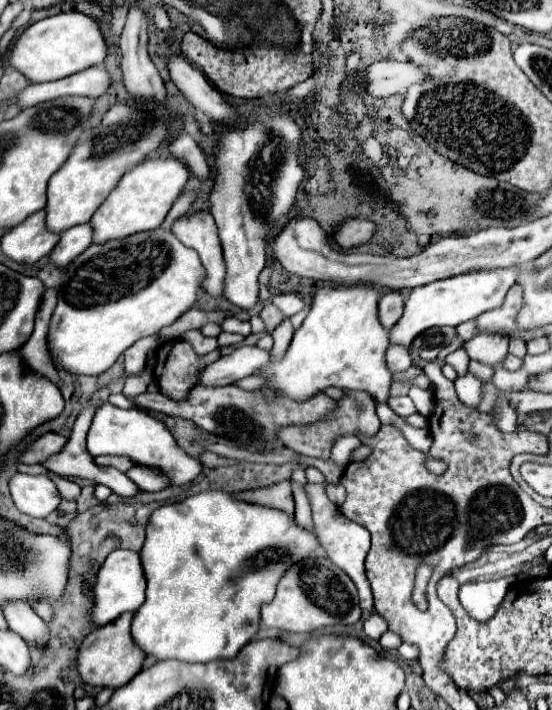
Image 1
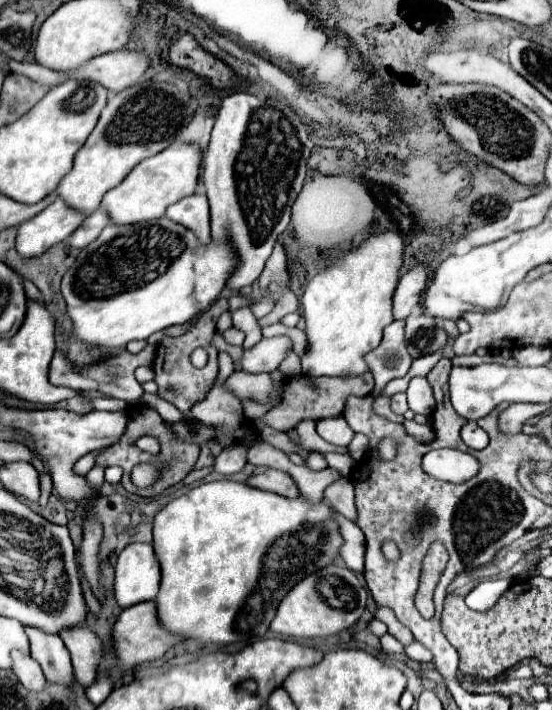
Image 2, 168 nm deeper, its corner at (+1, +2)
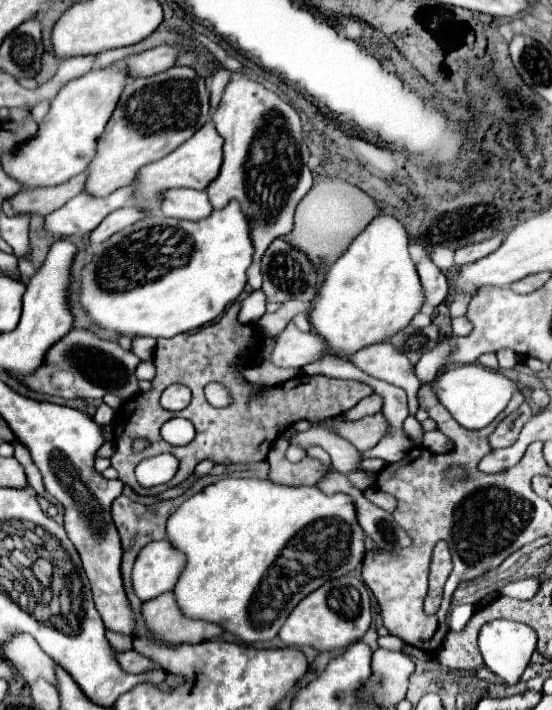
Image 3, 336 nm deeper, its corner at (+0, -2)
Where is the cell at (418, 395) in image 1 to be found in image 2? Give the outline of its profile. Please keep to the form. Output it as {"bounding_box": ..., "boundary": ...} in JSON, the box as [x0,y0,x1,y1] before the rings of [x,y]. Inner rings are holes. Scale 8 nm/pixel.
{"bounding_box":[407,377,435,415],"boundary":[[[413,377],[407,389],[407,399],[409,399],[409,409],[421,415],[431,415],[435,409],[435,399],[431,393],[431,387],[425,377]]]}

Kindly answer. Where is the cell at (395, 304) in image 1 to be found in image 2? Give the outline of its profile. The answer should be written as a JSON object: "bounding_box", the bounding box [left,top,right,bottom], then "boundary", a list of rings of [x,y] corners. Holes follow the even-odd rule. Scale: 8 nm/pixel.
{"bounding_box":[393,265,427,319],"boundary":[[[419,265],[407,271],[393,293],[393,319],[407,319],[411,309],[421,303],[427,283],[427,267]]]}

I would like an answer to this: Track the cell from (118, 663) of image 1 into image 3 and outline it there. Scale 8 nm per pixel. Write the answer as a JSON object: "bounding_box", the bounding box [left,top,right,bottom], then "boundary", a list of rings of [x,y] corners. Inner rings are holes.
{"bounding_box":[142,591,224,645],"boundary":[[[172,591],[146,601],[142,605],[142,615],[146,627],[154,633],[154,637],[170,645],[202,643],[220,637],[224,633],[224,629],[216,623],[208,623],[202,619],[188,619],[180,611]]]}

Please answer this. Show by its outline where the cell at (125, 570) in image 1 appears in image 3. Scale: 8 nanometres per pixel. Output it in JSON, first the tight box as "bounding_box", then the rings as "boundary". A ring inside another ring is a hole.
{"bounding_box":[132,539,186,601],"boundary":[[[166,539],[148,543],[140,551],[132,571],[132,585],[136,595],[142,601],[148,601],[156,595],[172,591],[184,571],[184,565],[186,555],[172,547],[172,543]]]}

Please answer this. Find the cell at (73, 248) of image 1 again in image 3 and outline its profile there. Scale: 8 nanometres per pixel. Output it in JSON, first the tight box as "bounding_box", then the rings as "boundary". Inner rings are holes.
{"bounding_box":[90,207,146,243],"boundary":[[[124,207],[114,213],[110,213],[92,233],[90,233],[90,243],[102,243],[108,237],[112,237],[116,231],[122,231],[124,227],[130,227],[132,223],[138,223],[142,217],[146,217],[144,211],[136,207]]]}

